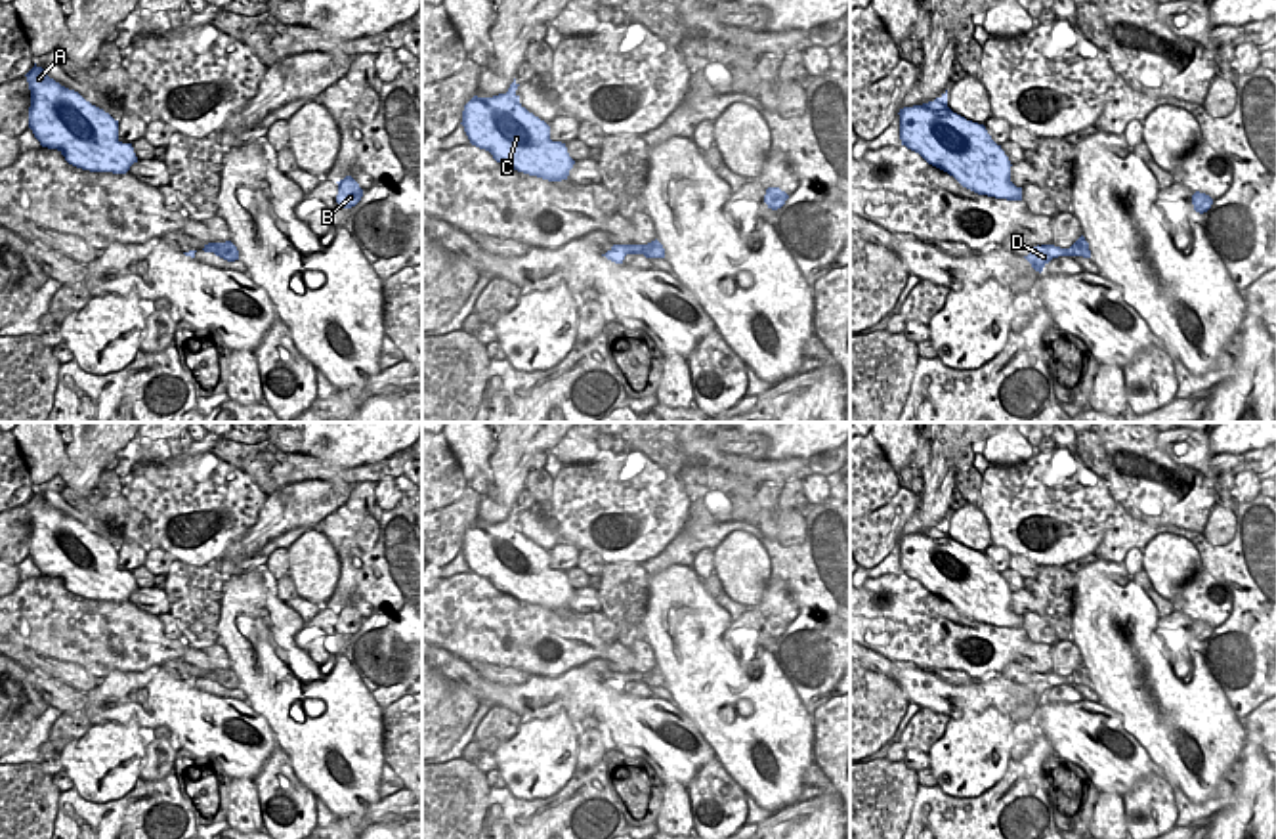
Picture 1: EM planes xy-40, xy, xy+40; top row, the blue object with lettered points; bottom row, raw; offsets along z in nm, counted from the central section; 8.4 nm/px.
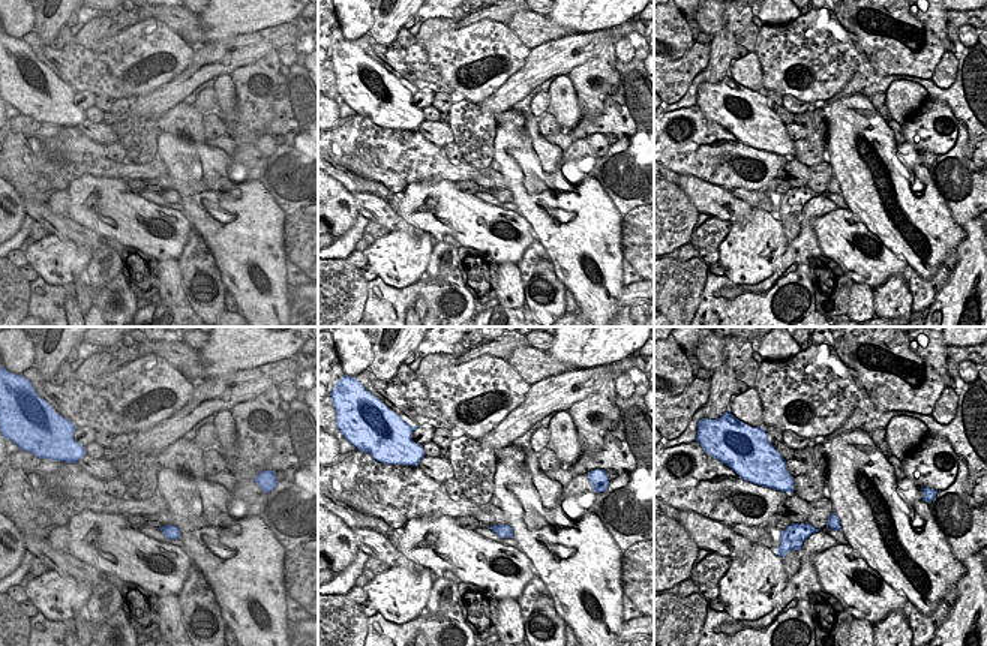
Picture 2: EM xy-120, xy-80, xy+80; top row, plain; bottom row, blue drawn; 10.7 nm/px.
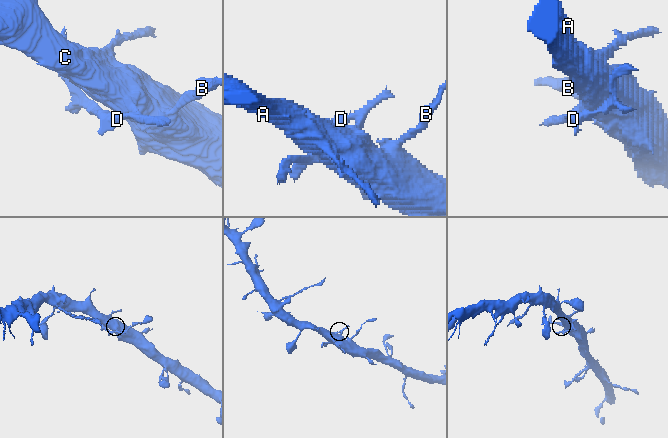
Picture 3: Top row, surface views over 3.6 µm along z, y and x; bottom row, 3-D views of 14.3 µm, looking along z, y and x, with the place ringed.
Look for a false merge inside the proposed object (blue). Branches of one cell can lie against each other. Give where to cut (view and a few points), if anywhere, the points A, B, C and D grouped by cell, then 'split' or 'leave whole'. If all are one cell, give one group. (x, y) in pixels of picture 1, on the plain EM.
cut none; groups A B C D; leave whole

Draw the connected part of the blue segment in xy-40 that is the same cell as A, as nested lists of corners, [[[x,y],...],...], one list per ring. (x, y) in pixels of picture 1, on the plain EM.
[[[36,491],[25,505],[31,518],[29,556],[42,575],[57,577],[69,592],[90,600],[126,602],[138,591],[132,571],[118,568],[118,549],[109,541],[50,506]]]

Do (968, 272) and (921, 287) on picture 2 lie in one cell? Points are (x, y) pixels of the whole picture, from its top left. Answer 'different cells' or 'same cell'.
different cells

